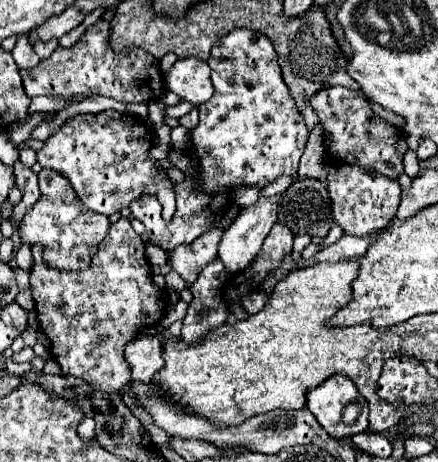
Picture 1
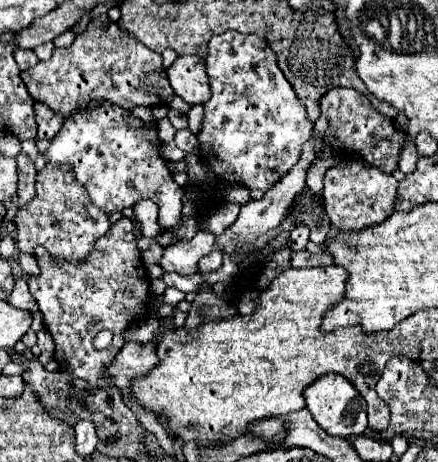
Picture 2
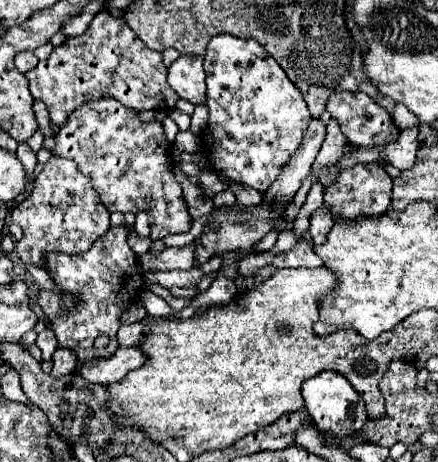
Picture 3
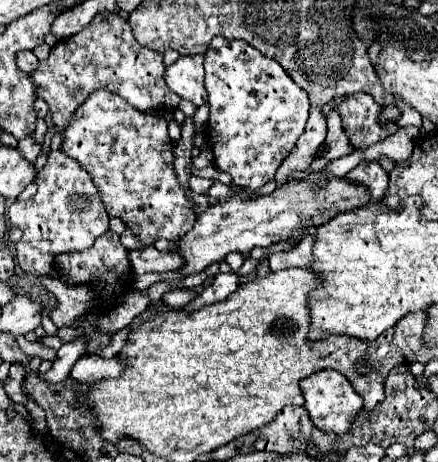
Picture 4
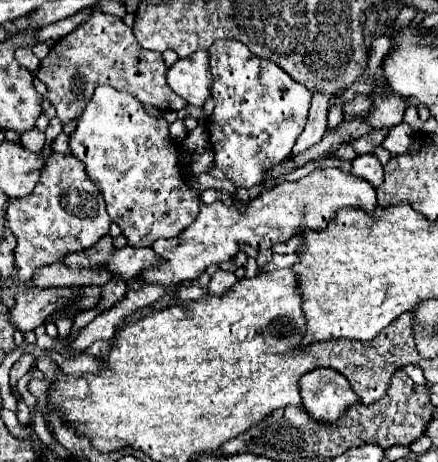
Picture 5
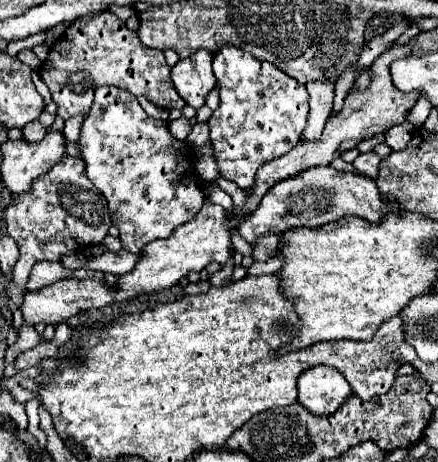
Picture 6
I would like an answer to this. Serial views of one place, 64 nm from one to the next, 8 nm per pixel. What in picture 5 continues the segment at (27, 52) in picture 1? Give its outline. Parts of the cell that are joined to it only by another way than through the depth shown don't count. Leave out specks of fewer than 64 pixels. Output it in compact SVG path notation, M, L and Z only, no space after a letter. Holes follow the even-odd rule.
M18 48L18 50L16 50L16 60L18 60L24 68L28 68L30 72L36 72L36 68L38 68L38 64L40 64L40 60L32 54L32 48Z

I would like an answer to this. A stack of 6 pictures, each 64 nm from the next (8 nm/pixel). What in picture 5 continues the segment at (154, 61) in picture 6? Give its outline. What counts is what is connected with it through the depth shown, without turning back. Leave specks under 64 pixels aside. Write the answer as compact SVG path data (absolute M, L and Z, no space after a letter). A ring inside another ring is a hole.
M94 10L86 22L82 22L68 36L60 38L40 62L36 76L46 84L46 98L56 108L62 124L80 118L84 104L92 98L92 92L100 84L114 86L136 96L142 104L152 104L160 110L182 110L186 102L176 96L176 92L166 84L168 66L162 60L160 52L140 48L132 28L128 28L122 18Z

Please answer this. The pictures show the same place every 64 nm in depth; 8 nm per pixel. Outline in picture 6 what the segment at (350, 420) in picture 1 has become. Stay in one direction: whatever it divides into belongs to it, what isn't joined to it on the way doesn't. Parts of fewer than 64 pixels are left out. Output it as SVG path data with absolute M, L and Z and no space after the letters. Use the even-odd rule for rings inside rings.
M312 366L298 378L298 402L316 416L334 414L348 396L350 384L330 366Z

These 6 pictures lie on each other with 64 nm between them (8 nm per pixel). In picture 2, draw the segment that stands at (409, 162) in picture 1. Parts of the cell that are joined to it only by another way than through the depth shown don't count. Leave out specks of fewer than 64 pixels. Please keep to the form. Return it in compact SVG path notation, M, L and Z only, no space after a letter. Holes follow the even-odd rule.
M406 136L404 148L402 148L400 156L398 156L398 168L400 168L404 174L410 174L410 172L414 172L414 168L416 168L416 160L418 160L418 152L416 152L414 138Z

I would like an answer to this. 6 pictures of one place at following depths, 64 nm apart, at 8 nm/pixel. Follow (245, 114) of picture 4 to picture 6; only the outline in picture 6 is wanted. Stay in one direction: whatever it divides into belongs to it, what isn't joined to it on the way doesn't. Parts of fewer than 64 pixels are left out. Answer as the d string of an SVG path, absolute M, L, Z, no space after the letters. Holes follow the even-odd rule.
M224 46L214 56L212 68L220 88L220 106L208 120L214 158L226 180L248 190L256 180L258 166L282 156L298 144L308 116L308 92L274 64L260 62L234 46Z

